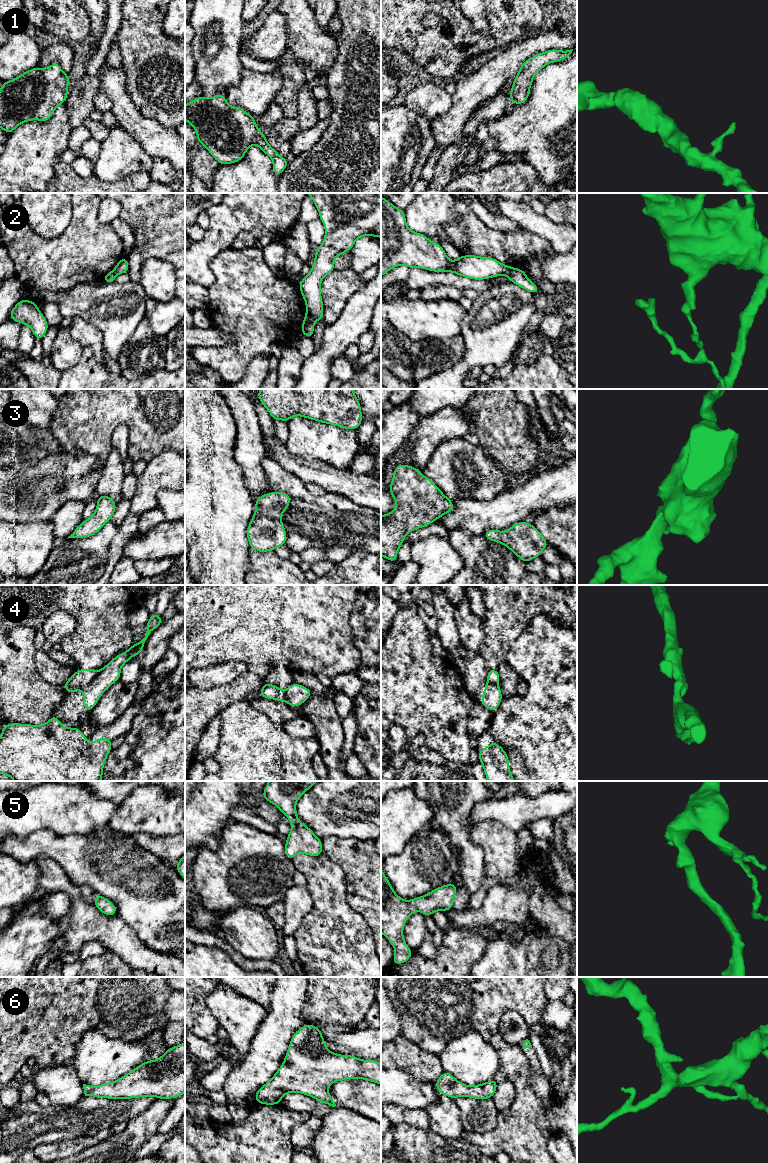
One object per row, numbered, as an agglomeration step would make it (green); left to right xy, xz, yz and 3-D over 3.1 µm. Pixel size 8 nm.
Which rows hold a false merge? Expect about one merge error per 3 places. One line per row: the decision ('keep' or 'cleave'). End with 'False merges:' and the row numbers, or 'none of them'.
1: keep
2: cleave
3: keep
4: cleave
5: keep
6: keep
False merges: 2, 4

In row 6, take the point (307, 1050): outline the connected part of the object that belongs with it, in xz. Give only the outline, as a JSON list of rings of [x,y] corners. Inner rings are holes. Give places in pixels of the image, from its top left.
[[[304,1024],[292,1036],[284,1062],[269,1082],[255,1093],[255,1102],[281,1104],[287,1093],[301,1093],[335,1107],[328,1087],[344,1079],[360,1078],[381,1085],[378,1060],[362,1060],[349,1054],[338,1055],[326,1048],[322,1030]]]

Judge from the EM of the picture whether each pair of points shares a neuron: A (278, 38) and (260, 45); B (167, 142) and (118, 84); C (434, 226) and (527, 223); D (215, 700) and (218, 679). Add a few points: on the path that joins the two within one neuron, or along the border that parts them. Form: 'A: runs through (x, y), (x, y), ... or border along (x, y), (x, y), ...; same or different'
A: runs through (274, 38), (264, 45); same
B: runs through (151, 134), (122, 105), (121, 100); same
C: border along (523, 228), (544, 239); different
D: border along (238, 676), (223, 685), (207, 689), (195, 688); different

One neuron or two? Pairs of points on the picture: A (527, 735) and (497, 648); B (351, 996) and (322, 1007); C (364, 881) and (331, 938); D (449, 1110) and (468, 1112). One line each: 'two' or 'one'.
A: two
B: one
C: two
D: two

